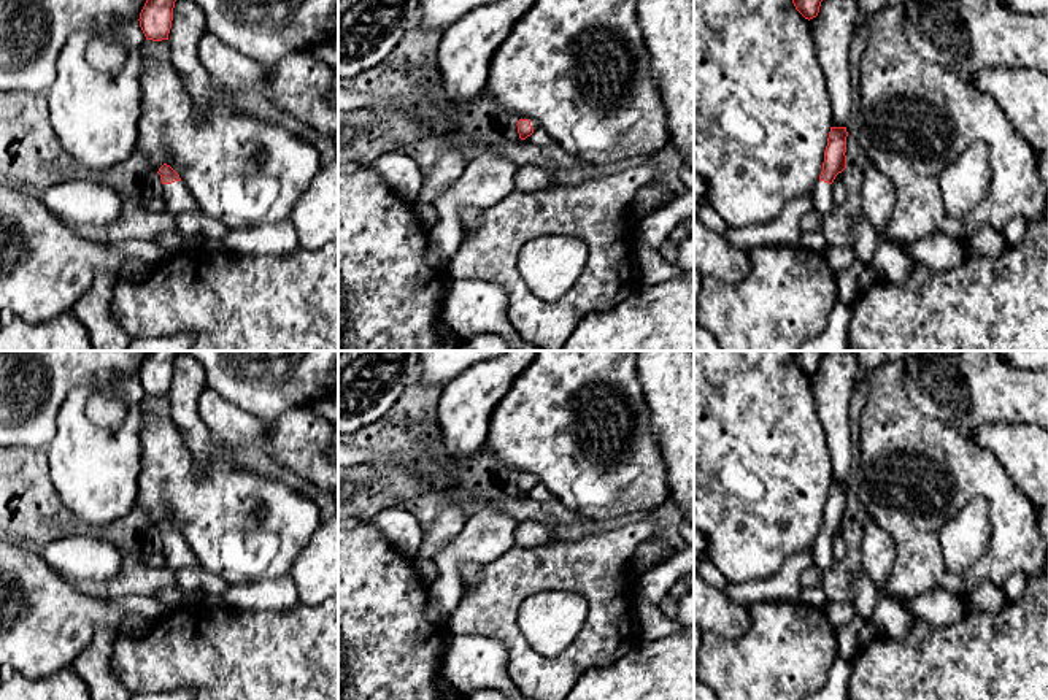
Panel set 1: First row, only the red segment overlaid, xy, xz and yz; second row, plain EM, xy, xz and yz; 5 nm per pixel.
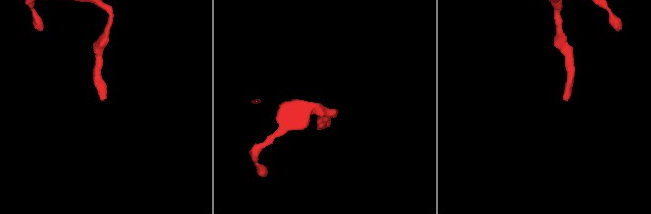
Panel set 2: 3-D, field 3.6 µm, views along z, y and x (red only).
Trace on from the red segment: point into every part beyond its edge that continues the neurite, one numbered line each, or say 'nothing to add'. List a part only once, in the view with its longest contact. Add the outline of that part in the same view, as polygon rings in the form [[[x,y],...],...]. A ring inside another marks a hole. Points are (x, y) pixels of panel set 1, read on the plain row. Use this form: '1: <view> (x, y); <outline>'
1: xy (178, 554); [[[183,537],[162,541],[165,563],[162,568],[176,571],[179,568],[202,567]]]

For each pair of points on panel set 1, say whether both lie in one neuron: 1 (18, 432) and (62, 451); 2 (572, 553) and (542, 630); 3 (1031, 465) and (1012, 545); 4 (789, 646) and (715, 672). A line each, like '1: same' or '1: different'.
1: different
2: different
3: different
4: same

